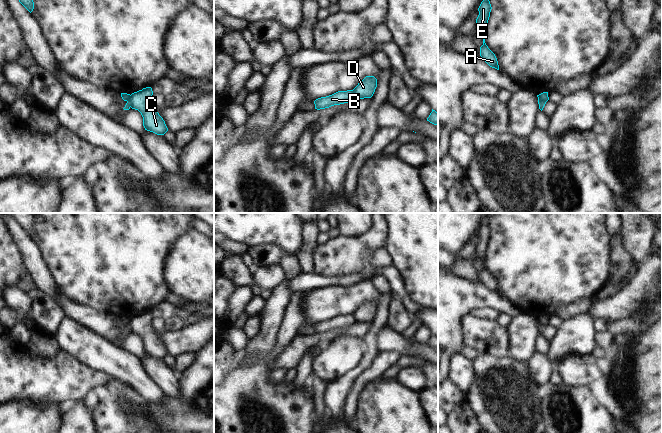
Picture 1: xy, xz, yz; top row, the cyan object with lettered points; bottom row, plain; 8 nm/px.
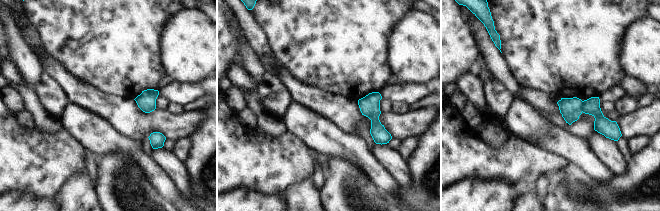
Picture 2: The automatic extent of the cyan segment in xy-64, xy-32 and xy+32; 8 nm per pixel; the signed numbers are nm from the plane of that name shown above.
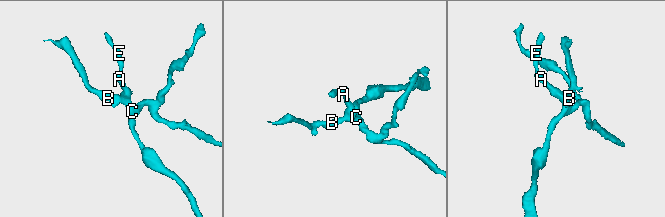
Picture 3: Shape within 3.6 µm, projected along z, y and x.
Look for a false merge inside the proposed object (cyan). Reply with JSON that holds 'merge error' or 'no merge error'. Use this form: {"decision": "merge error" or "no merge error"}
{"decision": "merge error"}

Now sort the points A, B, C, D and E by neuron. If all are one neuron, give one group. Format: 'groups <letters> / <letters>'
groups A C D E / B

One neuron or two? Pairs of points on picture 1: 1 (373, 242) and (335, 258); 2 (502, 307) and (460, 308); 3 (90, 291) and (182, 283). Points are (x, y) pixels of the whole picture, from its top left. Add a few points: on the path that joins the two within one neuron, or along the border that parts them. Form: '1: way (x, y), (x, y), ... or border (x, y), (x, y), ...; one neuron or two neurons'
1: way (364, 244), (344, 256); one neuron
2: way (492, 300), (470, 300); one neuron
3: border (166, 261), (165, 278), (171, 291); two neurons

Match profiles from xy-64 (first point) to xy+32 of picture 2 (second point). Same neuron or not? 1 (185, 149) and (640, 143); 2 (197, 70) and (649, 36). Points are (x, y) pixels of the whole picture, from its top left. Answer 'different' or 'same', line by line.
1: same
2: same

